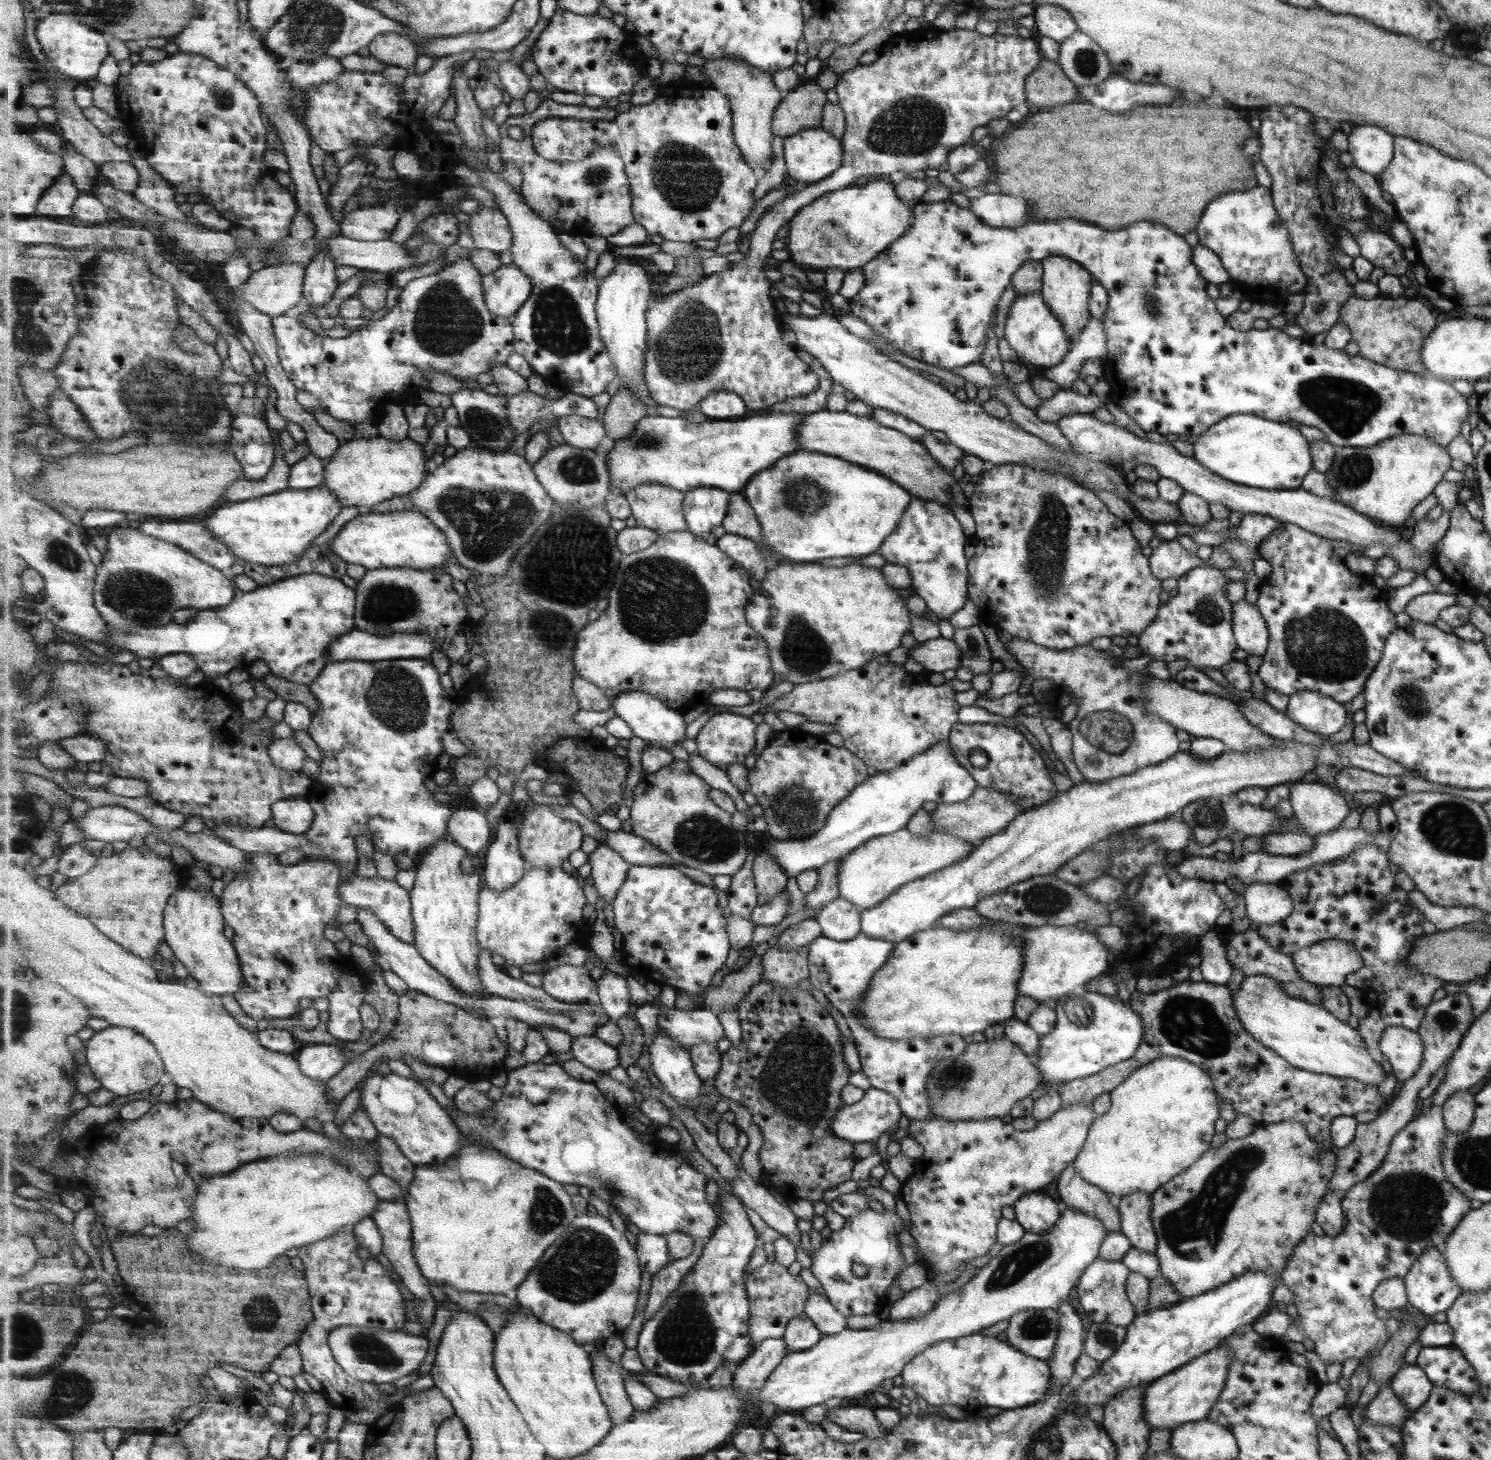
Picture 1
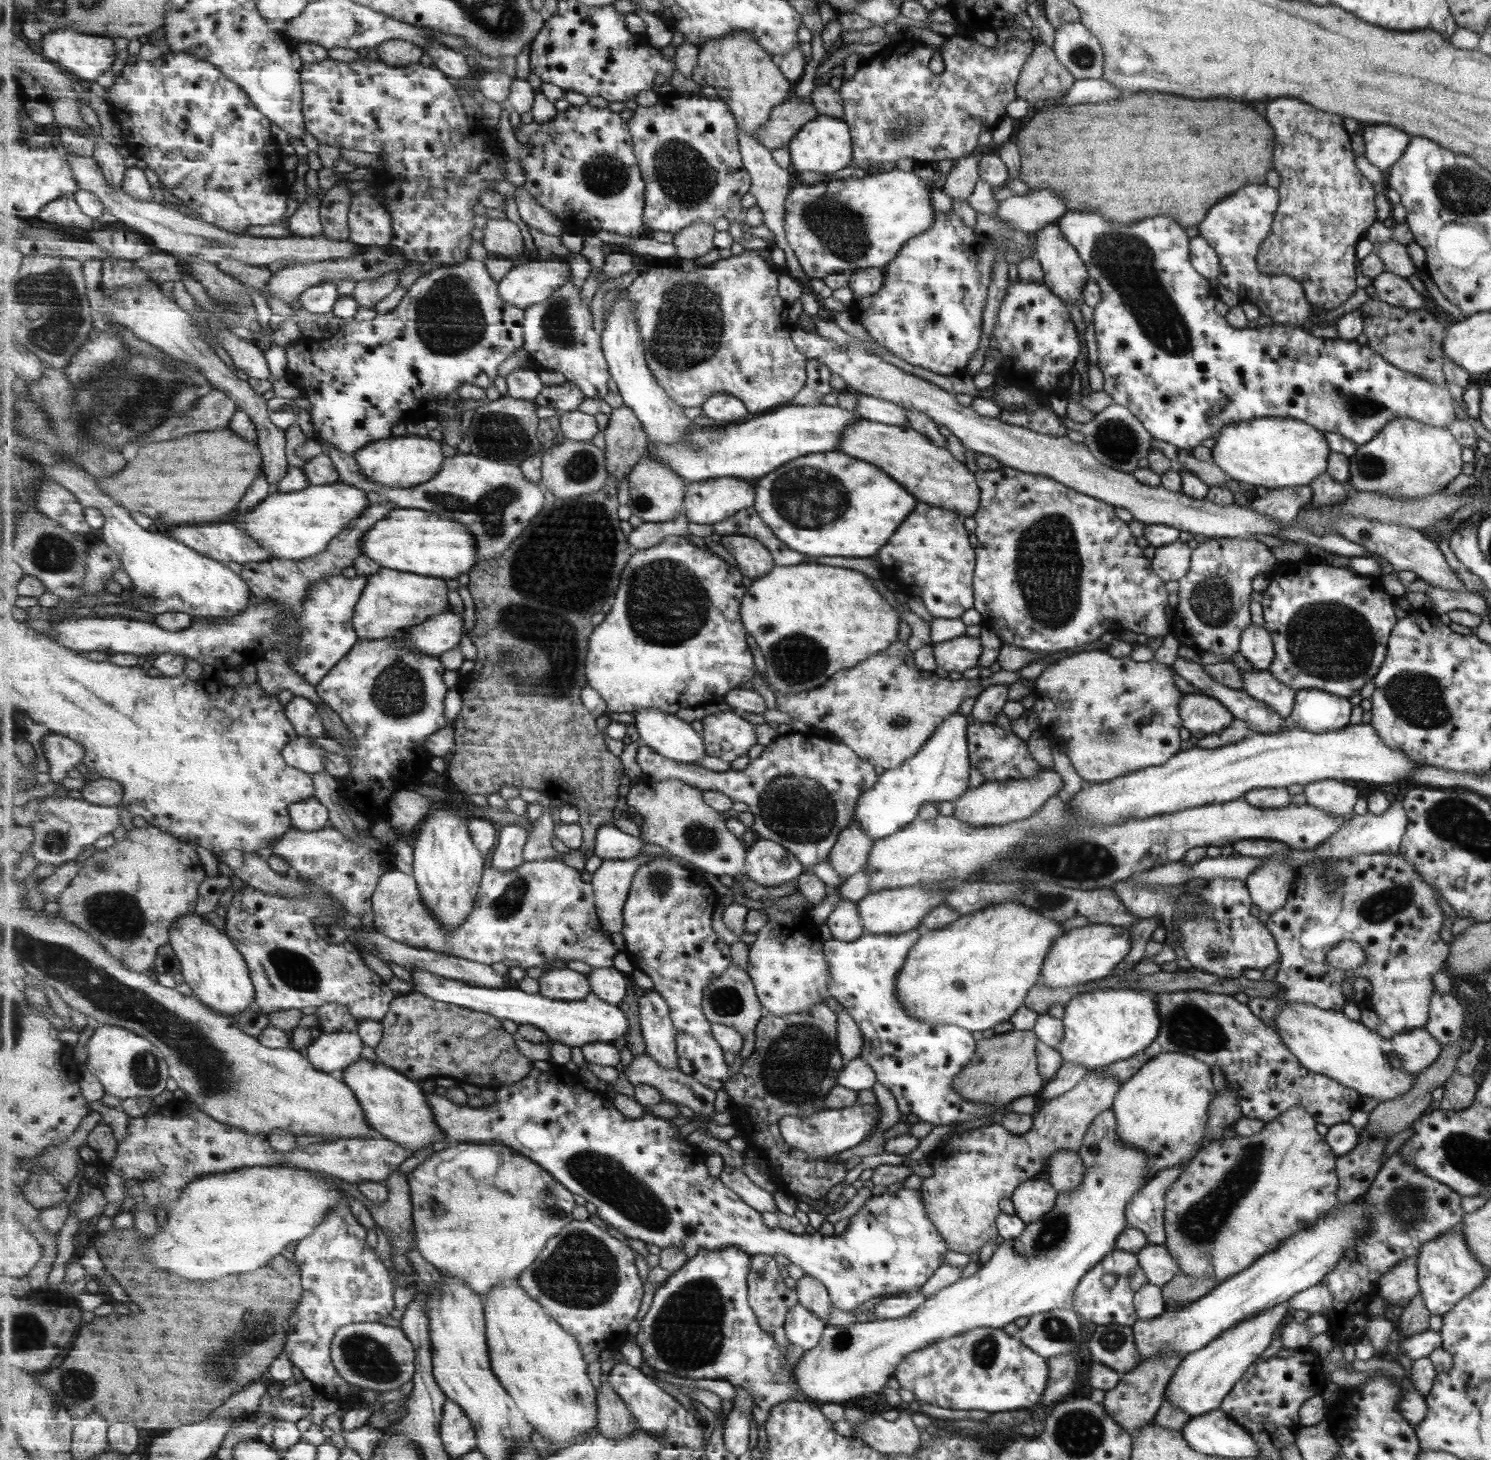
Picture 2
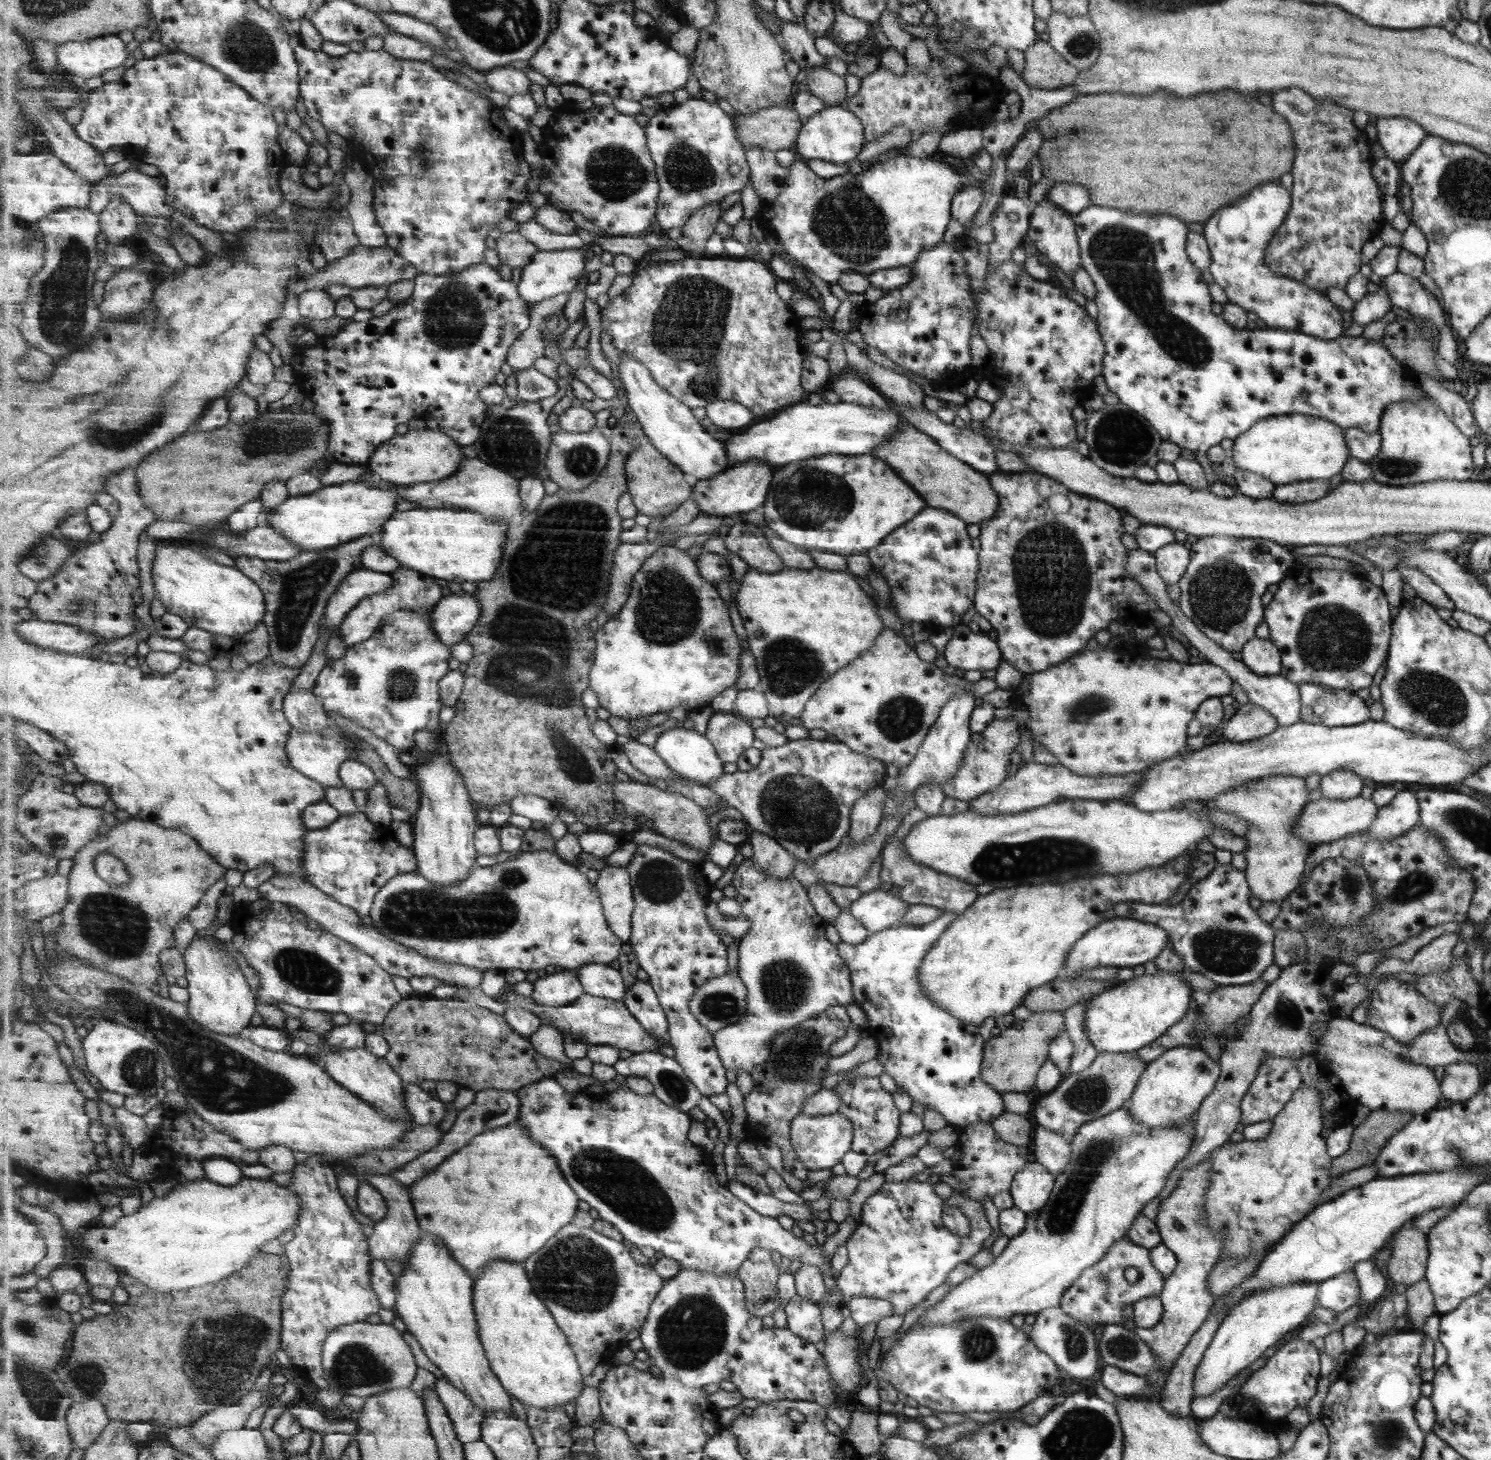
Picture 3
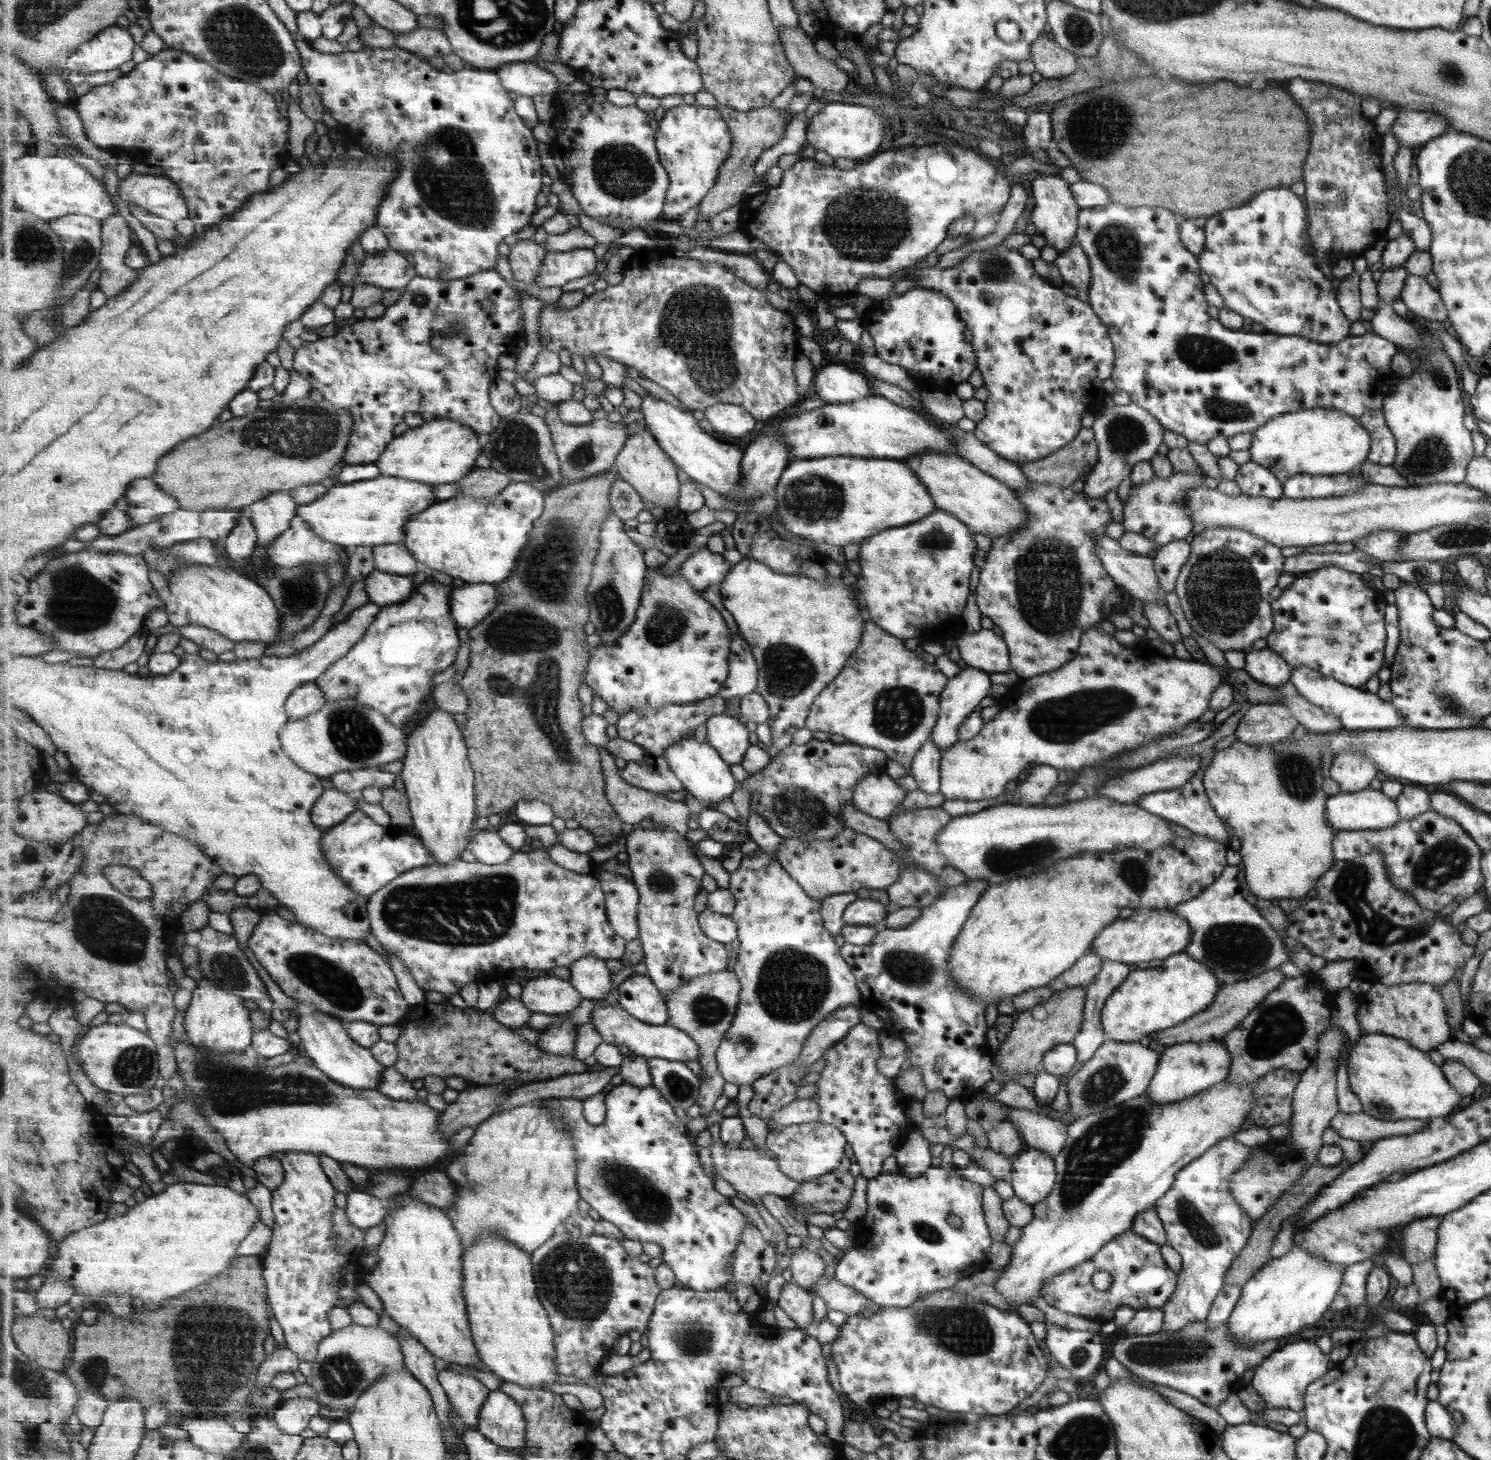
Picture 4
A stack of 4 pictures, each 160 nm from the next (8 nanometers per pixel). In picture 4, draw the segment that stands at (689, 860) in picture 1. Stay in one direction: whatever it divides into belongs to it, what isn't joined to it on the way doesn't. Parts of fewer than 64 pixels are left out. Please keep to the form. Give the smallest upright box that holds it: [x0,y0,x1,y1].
[600,747,694,836]

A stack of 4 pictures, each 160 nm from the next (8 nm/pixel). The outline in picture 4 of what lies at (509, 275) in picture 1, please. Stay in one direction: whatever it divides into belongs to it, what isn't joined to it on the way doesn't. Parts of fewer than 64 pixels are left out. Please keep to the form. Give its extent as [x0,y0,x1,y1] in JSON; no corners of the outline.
[537,248,597,288]

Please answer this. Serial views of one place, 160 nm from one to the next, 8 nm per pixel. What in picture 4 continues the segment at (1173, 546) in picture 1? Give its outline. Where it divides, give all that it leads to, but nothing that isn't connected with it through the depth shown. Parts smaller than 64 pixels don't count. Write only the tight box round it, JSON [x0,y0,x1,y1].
[1154,540,1189,592]

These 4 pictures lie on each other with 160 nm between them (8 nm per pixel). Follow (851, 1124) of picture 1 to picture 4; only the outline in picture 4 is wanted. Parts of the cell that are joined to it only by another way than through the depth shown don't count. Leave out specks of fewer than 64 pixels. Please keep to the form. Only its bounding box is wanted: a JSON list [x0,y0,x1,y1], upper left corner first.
[765,1121,846,1183]

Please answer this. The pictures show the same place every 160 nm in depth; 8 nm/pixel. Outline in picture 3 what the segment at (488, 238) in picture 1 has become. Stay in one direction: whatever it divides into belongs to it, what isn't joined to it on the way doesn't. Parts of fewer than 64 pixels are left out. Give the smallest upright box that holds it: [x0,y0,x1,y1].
[495,230,540,272]

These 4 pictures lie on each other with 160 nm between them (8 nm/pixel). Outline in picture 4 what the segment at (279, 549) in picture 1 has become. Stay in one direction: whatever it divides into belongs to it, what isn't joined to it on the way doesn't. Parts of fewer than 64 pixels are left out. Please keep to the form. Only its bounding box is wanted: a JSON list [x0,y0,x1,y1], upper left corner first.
[298,476,435,548]

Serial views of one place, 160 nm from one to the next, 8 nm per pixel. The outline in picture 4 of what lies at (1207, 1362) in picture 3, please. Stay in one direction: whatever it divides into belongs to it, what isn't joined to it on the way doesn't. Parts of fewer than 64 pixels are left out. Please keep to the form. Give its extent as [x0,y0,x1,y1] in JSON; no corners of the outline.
[1225,1243,1343,1344]

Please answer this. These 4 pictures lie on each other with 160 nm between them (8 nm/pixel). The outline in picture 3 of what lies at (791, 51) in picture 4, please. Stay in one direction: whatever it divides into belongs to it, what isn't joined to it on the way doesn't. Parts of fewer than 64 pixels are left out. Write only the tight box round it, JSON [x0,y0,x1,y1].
[803,66,845,107]

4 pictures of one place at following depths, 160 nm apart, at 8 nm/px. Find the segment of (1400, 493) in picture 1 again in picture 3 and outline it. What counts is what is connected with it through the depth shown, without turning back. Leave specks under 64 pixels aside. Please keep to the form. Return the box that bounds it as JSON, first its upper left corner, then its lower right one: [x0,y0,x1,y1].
[1367,395,1473,486]

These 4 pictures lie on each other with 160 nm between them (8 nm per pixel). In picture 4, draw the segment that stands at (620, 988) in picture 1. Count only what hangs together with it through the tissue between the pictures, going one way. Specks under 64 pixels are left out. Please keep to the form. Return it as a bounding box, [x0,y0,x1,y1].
[569,956,620,1000]

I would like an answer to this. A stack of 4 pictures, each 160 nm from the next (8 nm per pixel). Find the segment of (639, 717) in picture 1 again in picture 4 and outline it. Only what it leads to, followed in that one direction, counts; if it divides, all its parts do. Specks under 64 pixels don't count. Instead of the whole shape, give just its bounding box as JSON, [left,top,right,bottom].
[664,736,740,809]

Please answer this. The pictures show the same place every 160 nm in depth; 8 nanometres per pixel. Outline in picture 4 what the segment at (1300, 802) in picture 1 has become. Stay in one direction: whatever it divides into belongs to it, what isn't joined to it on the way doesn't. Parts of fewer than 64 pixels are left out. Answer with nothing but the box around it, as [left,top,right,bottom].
[1329,750,1379,793]

